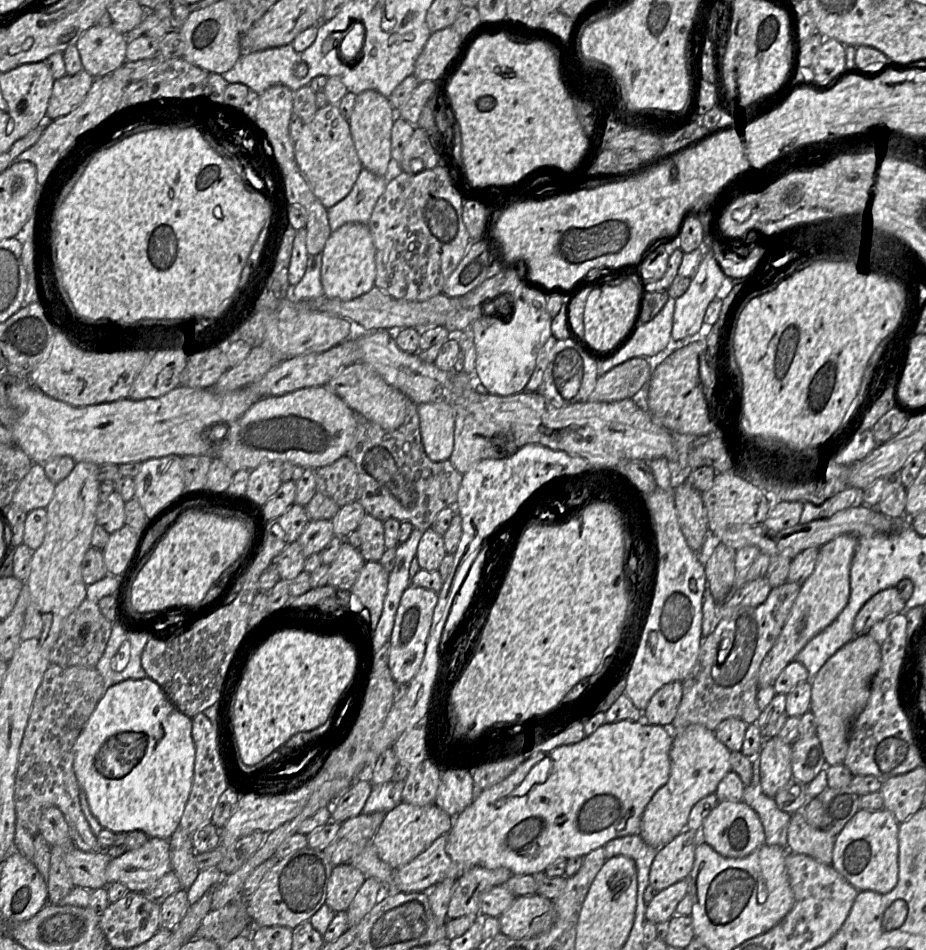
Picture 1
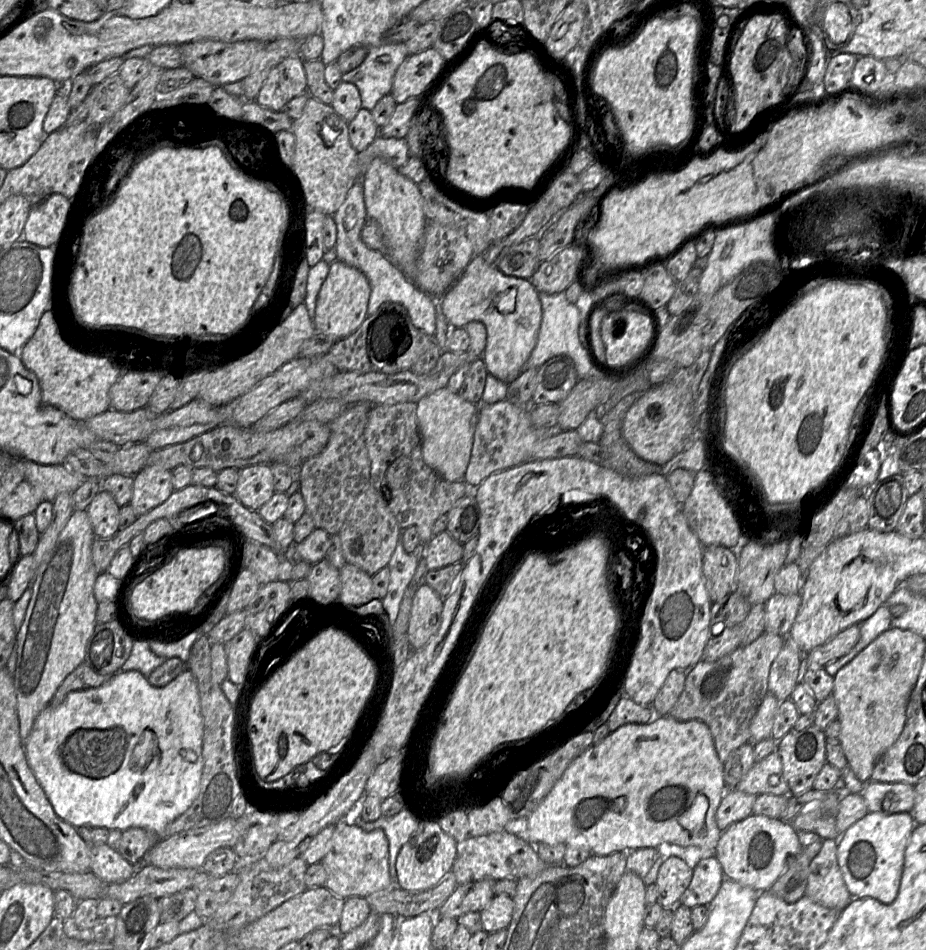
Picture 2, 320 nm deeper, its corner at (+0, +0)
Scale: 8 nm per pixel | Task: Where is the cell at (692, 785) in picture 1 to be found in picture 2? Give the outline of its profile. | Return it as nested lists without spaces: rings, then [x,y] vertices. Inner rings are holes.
[[[777,751],[772,752],[760,762],[754,763],[752,768],[740,780],[734,789],[726,788],[728,790],[739,790],[749,794],[772,794],[772,795],[790,795],[790,788],[783,776],[782,761]]]

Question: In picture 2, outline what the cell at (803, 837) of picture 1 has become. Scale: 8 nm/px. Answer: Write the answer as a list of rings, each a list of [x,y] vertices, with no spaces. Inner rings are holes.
[[[823,840],[819,853],[810,862],[805,895],[824,907],[842,911],[852,900],[852,897],[838,865],[837,849],[837,841]]]

